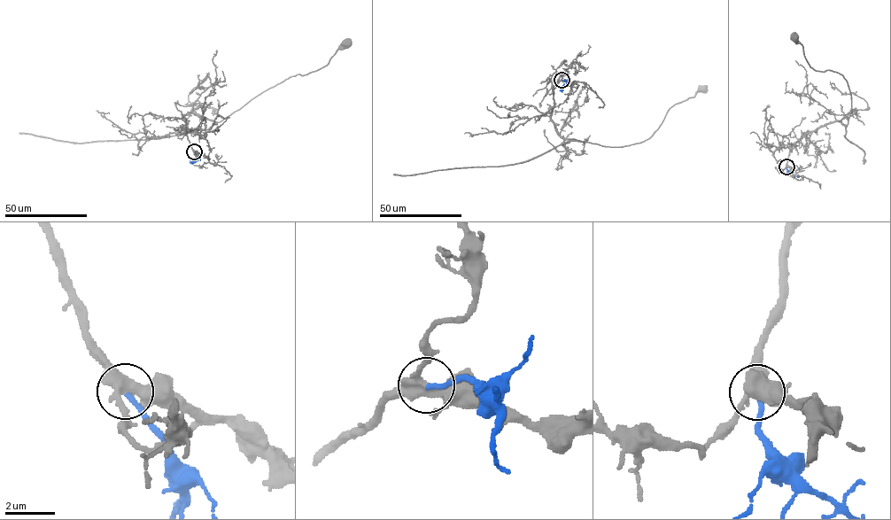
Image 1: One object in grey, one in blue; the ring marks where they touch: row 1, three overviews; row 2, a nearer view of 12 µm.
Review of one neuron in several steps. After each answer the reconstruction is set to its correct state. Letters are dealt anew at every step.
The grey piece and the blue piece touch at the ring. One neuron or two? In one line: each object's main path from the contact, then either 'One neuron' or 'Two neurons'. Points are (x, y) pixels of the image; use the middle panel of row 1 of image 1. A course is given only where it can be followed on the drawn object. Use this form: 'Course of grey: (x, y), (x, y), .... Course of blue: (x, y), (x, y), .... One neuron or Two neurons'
Course of grey: (561, 80), (553, 89), (551, 119), (556, 133), (564, 138), (615, 147), (647, 139), (671, 107), (703, 89). Course of blue: (561, 80), (567, 82), (561, 92). One neuron

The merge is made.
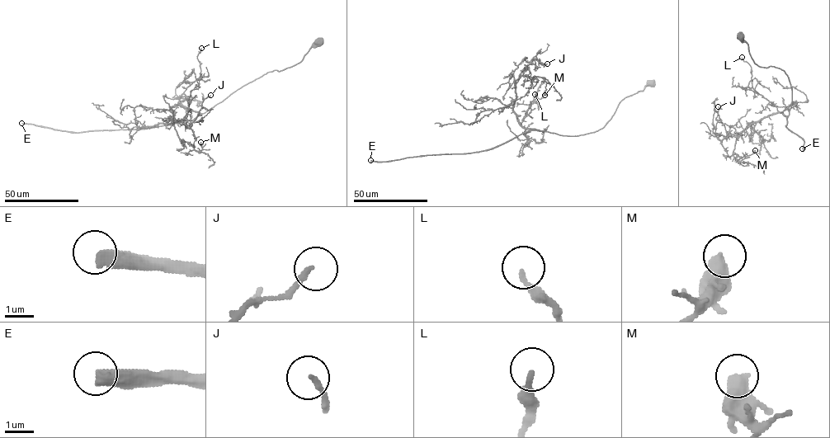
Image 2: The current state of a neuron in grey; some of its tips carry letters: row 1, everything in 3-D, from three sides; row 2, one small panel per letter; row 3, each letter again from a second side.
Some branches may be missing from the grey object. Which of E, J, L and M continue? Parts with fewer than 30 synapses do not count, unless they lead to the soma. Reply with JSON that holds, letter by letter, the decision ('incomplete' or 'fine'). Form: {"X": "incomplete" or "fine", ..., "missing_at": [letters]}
{"E": "incomplete", "J": "fine", "L": "fine", "M": "fine", "missing_at": ["E"]}

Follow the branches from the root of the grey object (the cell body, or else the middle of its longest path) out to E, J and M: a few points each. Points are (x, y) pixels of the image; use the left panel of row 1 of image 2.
E: (319, 42), (313, 44), (300, 62), (283, 70), (266, 72), (192, 120), (148, 128), (77, 133), (21, 123)
J: (319, 42), (300, 62), (266, 72), (203, 113), (172, 106), (174, 119), (189, 127), (203, 101), (210, 95)
M: (319, 42), (313, 44), (300, 62), (266, 72), (203, 113), (172, 106), (178, 137), (200, 151), (200, 142)

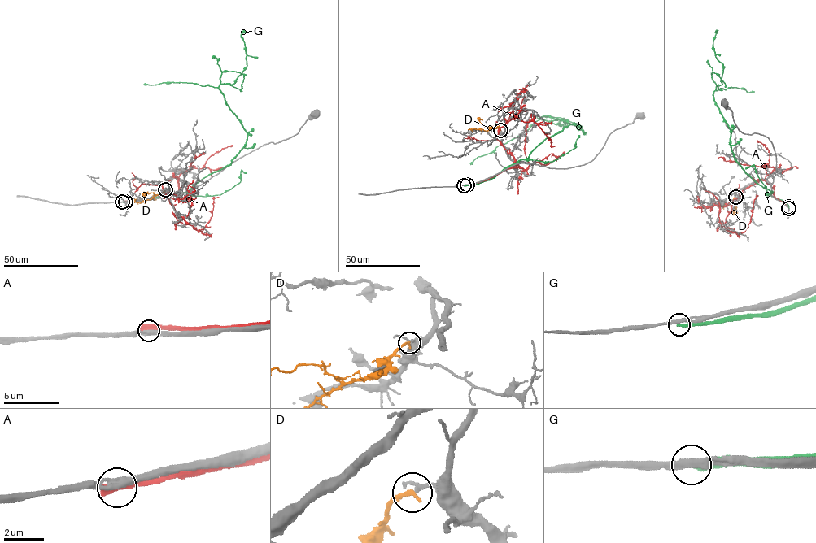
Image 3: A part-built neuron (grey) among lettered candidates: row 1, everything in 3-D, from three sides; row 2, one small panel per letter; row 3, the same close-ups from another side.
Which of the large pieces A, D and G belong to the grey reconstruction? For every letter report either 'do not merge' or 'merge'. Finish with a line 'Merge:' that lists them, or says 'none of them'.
A: do not merge
D: merge
G: do not merge
Merge: D

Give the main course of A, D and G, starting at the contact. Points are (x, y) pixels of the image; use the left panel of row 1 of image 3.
A: (125, 201), (172, 194), (178, 188), (176, 177), (162, 183), (163, 192), (181, 222), (202, 231), (218, 197)
D: (165, 189), (139, 202), (134, 201), (136, 199)
G: (122, 201), (186, 193), (212, 172), (228, 166), (247, 137), (246, 132), (217, 87), (181, 82), (144, 84)

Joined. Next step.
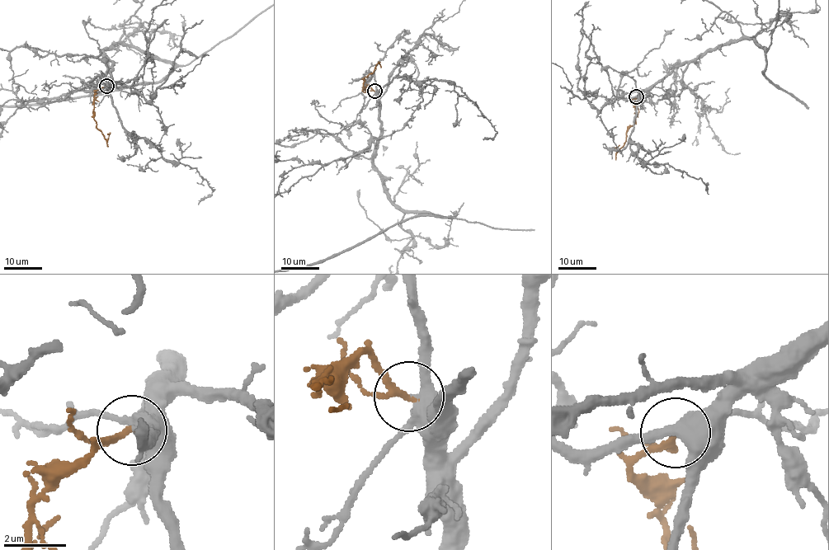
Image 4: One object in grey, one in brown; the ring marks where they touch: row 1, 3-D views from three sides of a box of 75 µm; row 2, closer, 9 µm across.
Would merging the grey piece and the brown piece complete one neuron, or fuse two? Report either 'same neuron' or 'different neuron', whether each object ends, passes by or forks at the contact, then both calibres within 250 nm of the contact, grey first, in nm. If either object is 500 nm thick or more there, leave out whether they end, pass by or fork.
same neuron; grey forks; brown passes by; calibres 320 and 160 nm

